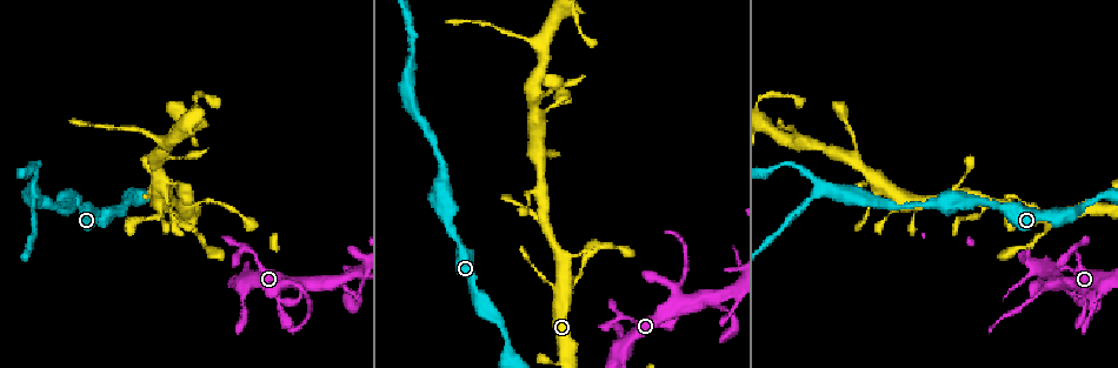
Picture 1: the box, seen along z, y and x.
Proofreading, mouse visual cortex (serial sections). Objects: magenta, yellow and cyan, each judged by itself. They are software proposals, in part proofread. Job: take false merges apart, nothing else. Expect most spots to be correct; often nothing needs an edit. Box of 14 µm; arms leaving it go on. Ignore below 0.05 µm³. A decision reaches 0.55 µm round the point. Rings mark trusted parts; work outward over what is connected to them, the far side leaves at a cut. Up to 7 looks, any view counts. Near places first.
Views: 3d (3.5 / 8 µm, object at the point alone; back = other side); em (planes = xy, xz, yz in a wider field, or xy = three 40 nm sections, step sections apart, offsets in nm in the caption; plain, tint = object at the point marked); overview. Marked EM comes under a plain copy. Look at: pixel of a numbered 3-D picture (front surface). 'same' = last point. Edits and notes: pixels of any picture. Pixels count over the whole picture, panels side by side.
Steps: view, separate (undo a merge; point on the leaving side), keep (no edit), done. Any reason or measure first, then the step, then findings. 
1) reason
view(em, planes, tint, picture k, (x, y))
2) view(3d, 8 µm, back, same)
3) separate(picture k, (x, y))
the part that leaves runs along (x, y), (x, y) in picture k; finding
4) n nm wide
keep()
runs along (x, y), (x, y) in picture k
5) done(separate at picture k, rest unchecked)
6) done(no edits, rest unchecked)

sharp bend
view(3d, 8 µm, picture 1, (623, 319))

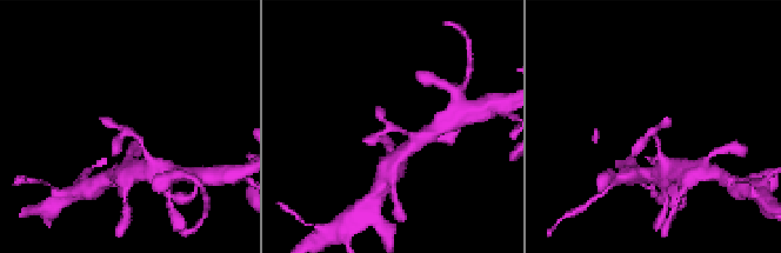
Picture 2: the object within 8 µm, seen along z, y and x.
closer look
view(3d, 3.5 µm, picture 2, (389, 128))

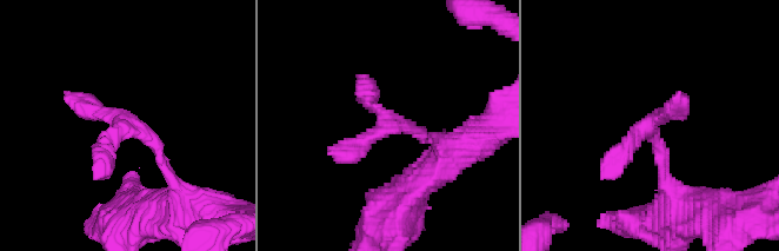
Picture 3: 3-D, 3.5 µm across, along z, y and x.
keep()
runs along (437, 139), (390, 124), (358, 76) in picture 3; one cell here

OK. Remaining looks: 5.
a narrow waist
view(3d, 3.5 µm, picture 1, (281, 308))

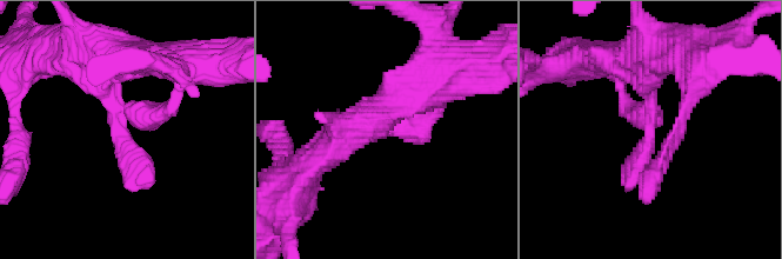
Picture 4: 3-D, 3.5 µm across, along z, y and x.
now the EM
view(em, xy, step 3, tint, picture 4, (649, 128))

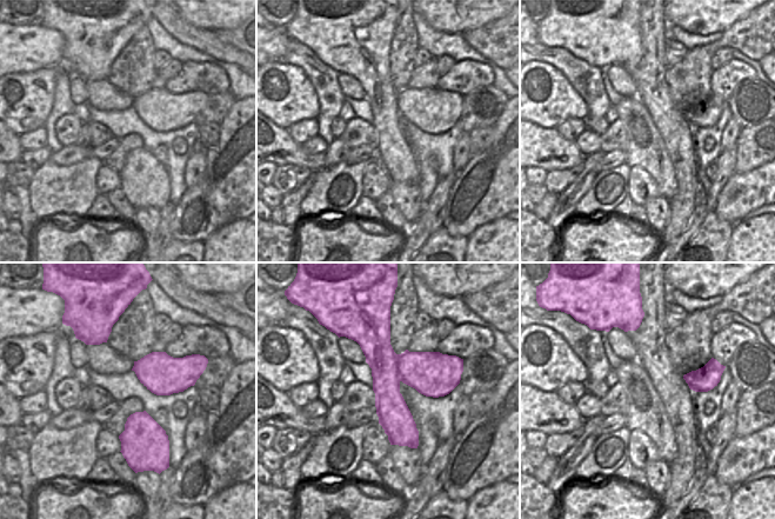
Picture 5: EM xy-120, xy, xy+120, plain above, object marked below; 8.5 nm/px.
320 nm wide
keep()
runs along (379, 333), (387, 398), (414, 445) in picture 5; all the same cell

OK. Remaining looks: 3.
view(3d, 3.5 µm, picture 1, (359, 271))

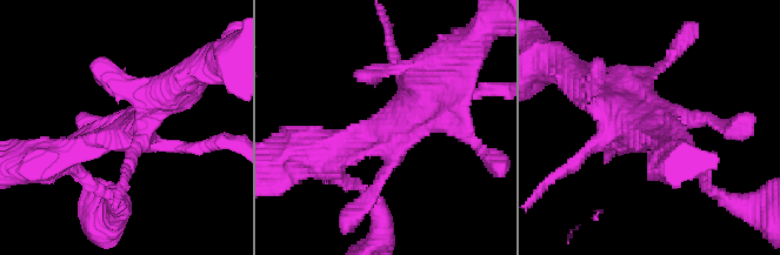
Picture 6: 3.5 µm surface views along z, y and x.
now the EM
view(em, xy, step 1, tint, picture 6, (377, 141))

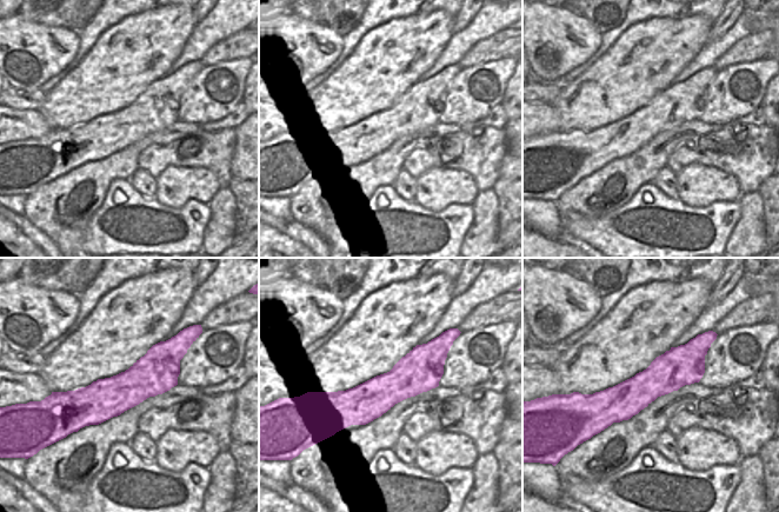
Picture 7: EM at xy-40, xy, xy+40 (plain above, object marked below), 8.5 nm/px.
keep()
runs along (311, 149), (386, 146), (368, 203) in picture 6; continuous, no second cell

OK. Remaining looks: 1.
done(no edits, rest unchecked)

